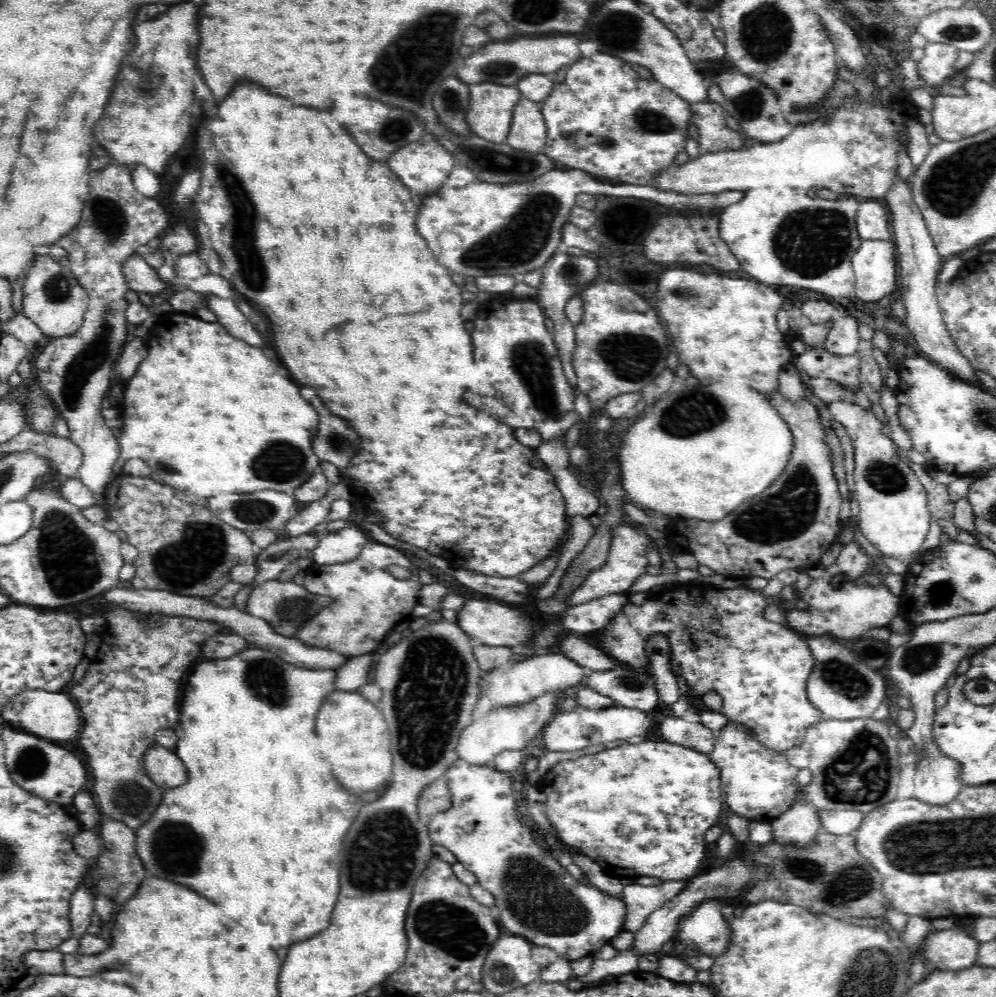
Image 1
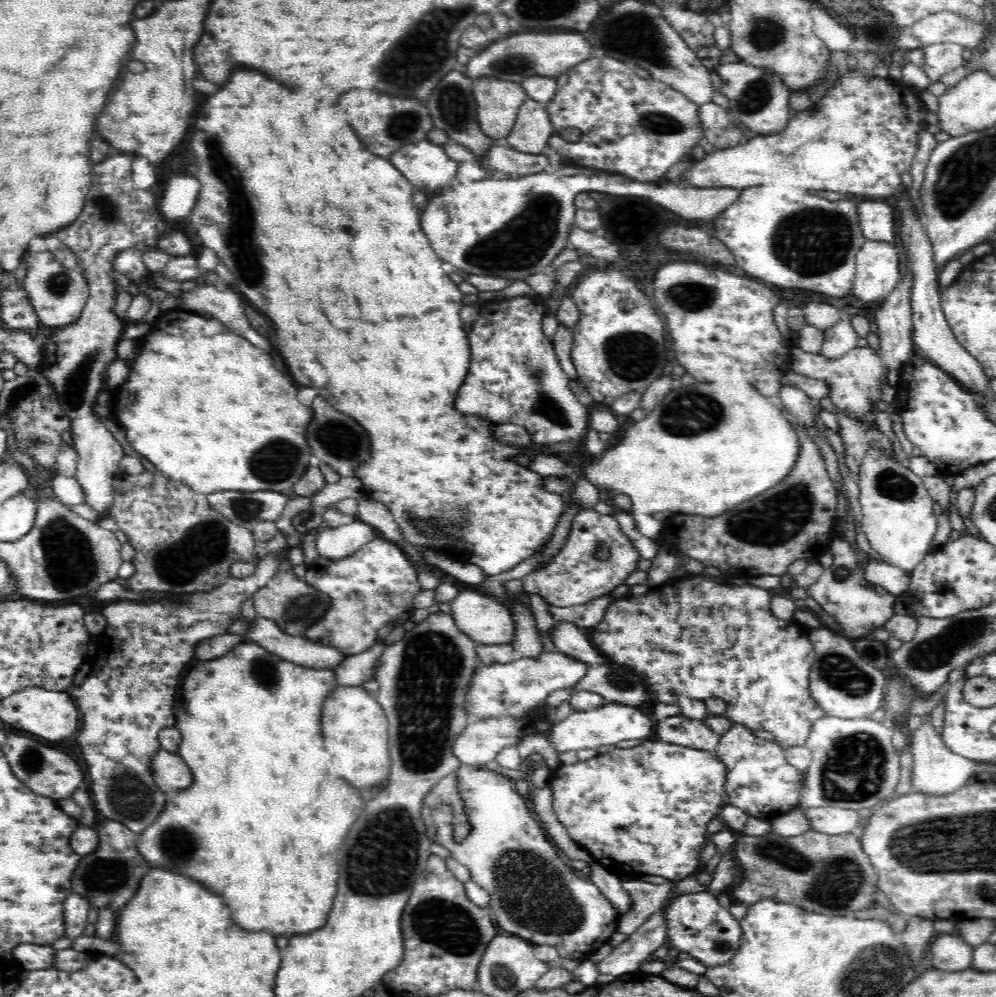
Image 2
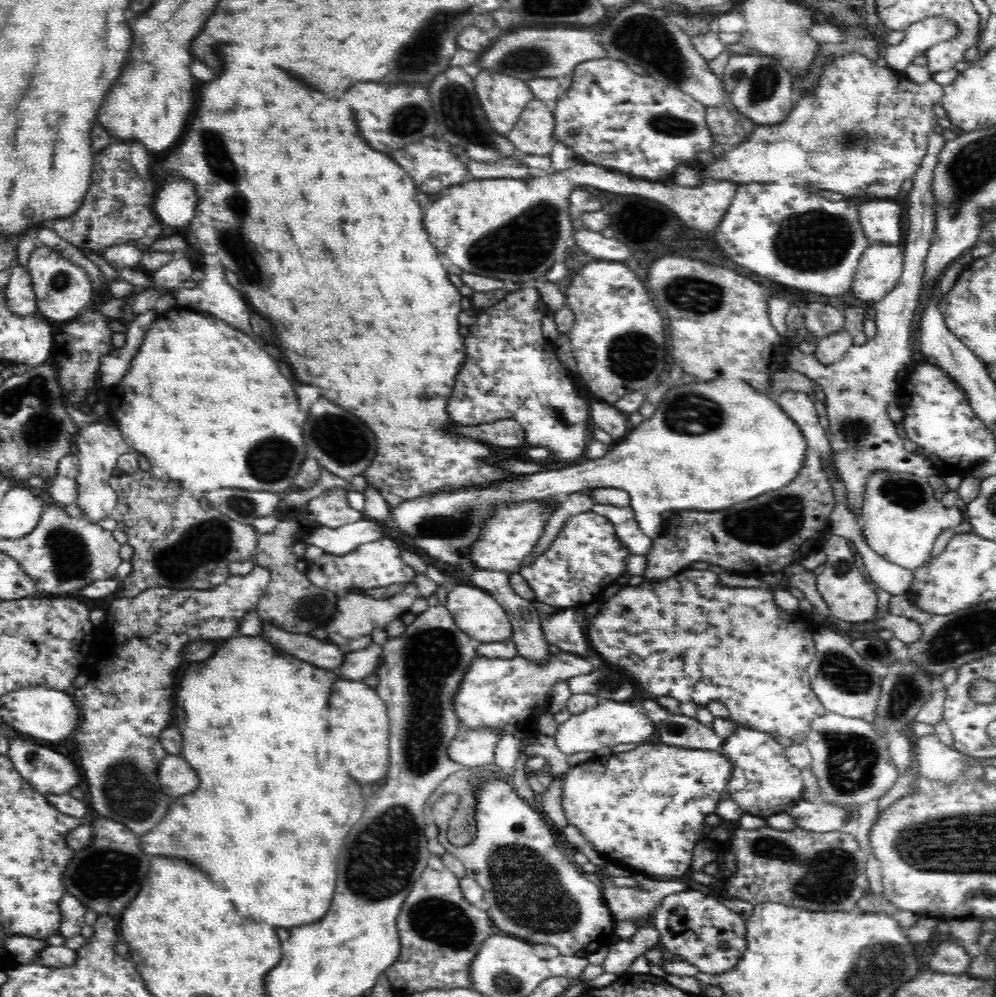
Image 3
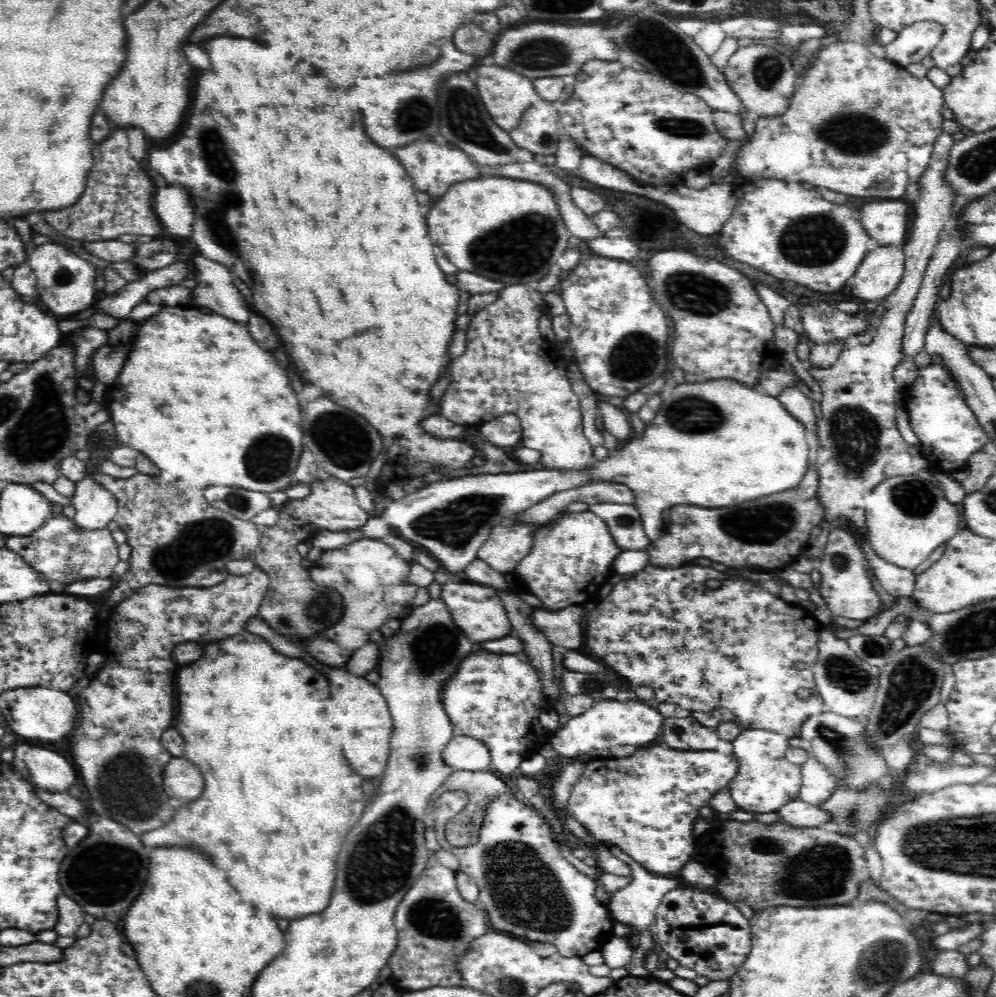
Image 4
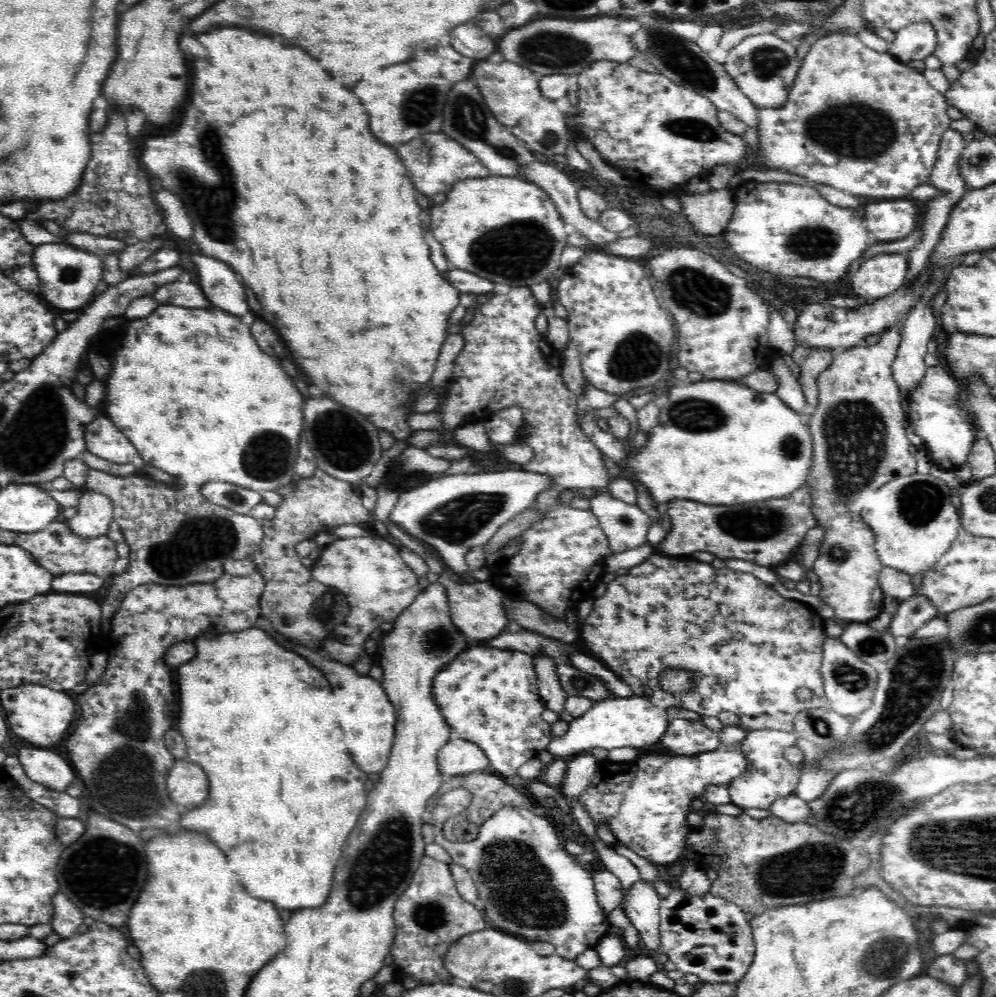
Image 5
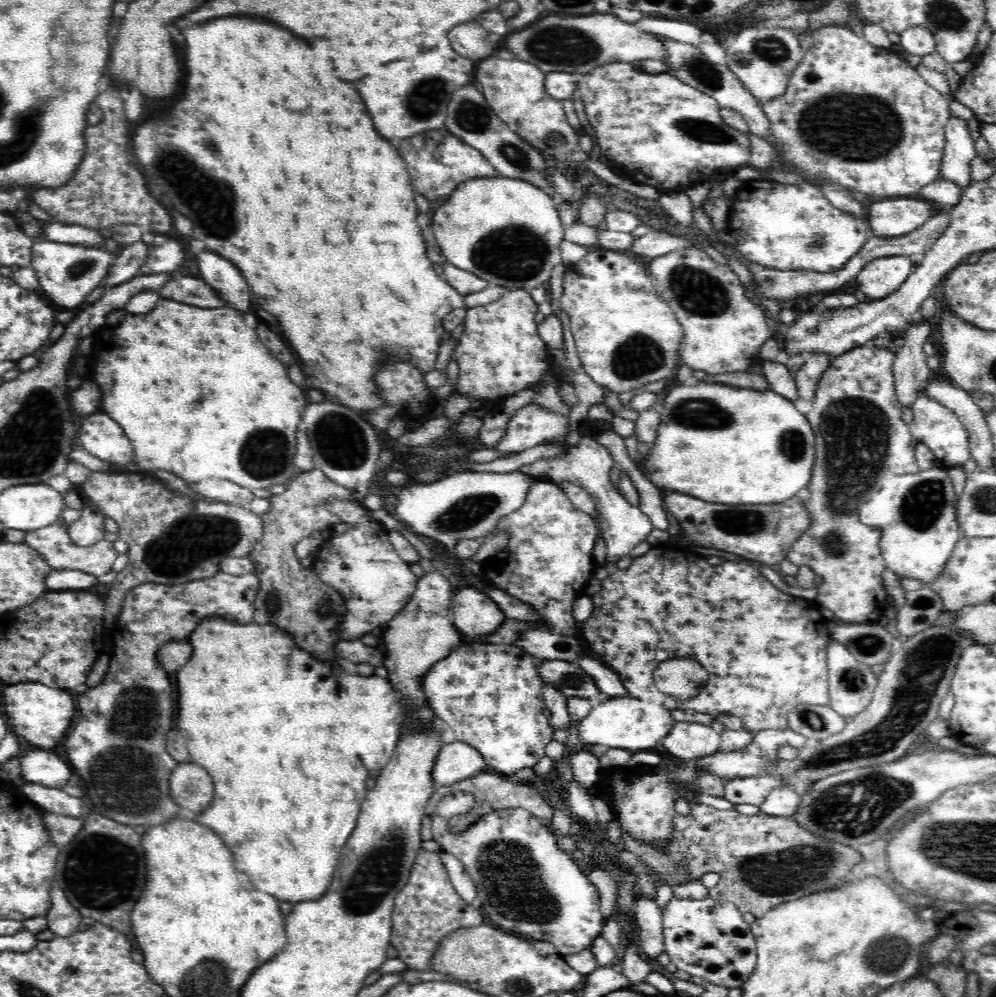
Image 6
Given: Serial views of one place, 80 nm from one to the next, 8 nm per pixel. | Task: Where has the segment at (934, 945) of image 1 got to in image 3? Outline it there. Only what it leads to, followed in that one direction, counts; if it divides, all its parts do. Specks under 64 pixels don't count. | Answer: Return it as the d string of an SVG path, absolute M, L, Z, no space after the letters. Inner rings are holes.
M944 942L930 960L930 968L944 974L960 974L967 970L971 962L962 944Z

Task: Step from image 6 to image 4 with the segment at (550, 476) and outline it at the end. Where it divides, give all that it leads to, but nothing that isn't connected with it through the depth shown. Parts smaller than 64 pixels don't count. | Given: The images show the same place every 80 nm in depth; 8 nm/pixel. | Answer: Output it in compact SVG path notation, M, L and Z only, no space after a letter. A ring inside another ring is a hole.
M510 285L507 287L504 286L504 288L498 291L497 299L494 302L488 304L472 316L471 321L469 322L469 327L465 330L465 352L461 356L452 359L450 362L448 369L451 374L449 378L450 382L441 397L439 404L441 410L440 414L444 416L444 418L454 422L454 424L475 426L481 424L482 422L488 422L501 414L514 413L518 415L518 419L520 419L523 428L522 445L530 449L538 450L542 453L538 462L538 466L540 466L540 468L562 471L586 471L596 462L593 447L590 445L586 435L583 433L580 399L578 398L578 394L571 389L569 378L567 377L569 361L562 356L561 351L556 344L553 344L542 337L540 329L538 329L538 320L540 320L540 316L546 312L548 312L548 306L545 298L542 293L536 290L535 285ZM597 502L588 506L588 511L604 520L615 543L624 551L644 550L650 546L641 513L634 505Z

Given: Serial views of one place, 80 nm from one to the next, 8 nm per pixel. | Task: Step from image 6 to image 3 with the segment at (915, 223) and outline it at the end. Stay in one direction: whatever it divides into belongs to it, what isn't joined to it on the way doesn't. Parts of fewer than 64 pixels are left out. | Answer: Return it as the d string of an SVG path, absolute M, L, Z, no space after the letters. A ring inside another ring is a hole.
M895 199L872 200L858 208L860 224L870 243L898 245L902 240L905 205Z

